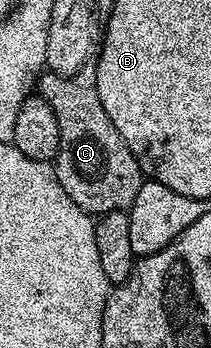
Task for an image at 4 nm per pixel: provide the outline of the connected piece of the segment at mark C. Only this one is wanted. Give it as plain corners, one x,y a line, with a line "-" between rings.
87,65
77,74
42,73
39,78
39,97
51,104
59,120
61,151
56,156
55,169
59,184
69,193
71,200
75,200
75,204
79,204
79,208
83,208
91,216
100,216
116,210
128,211
135,196
139,196
143,175
141,166
127,148
123,136
119,136
115,124
111,124
111,116
103,112
103,100
99,100
97,91
96,65

